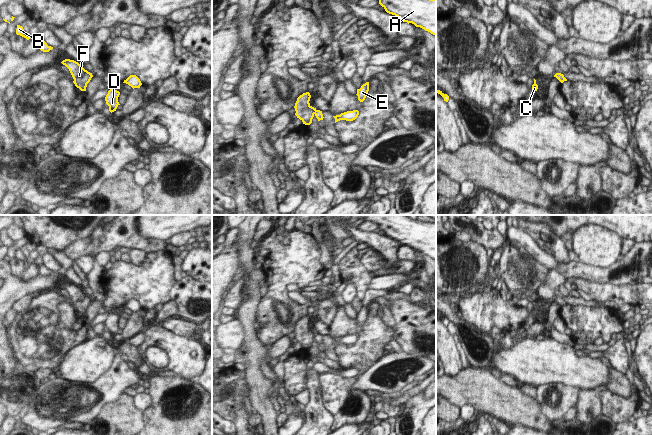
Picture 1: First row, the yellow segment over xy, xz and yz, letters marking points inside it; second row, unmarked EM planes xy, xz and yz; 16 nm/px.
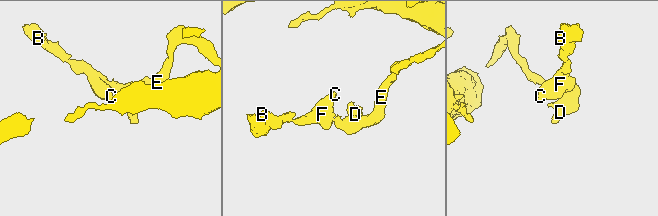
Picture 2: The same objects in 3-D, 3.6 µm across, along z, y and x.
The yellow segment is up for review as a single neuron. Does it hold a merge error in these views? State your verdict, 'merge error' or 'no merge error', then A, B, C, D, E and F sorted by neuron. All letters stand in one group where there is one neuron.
merge error; groups A D E / B C F

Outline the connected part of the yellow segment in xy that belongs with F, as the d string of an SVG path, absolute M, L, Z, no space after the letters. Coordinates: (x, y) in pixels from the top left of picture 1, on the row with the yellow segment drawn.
M65 59L61 63L69 69L74 79L73 83L75 86L81 91L86 91L87 84L93 77L92 73L85 70L78 62L74 60Z

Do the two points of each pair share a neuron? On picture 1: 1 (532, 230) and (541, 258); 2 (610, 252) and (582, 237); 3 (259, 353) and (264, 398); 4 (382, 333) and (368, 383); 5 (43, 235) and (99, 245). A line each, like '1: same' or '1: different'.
1: different
2: same
3: same
4: different
5: different

